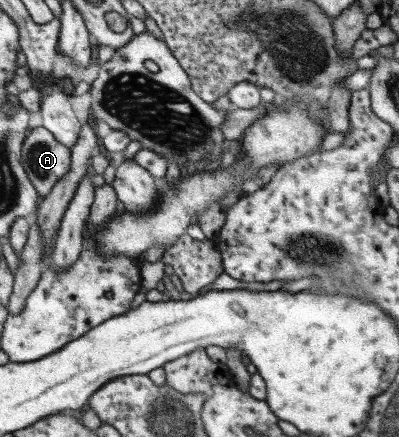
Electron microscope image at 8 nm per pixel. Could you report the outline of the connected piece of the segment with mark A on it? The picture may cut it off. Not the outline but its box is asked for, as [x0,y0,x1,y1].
[22,126,71,197]

